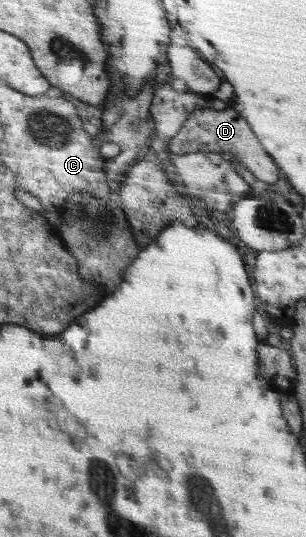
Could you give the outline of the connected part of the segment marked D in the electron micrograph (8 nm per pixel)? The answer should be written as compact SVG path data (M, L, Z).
M231 105L224 110L194 109L190 111L180 132L169 141L168 148L174 154L188 154L188 152L202 150L202 152L234 156L238 163L246 166L258 180L270 185L273 185L282 176L279 165L274 164L274 160L262 150L260 142L256 140L256 135L250 130L248 121Z

